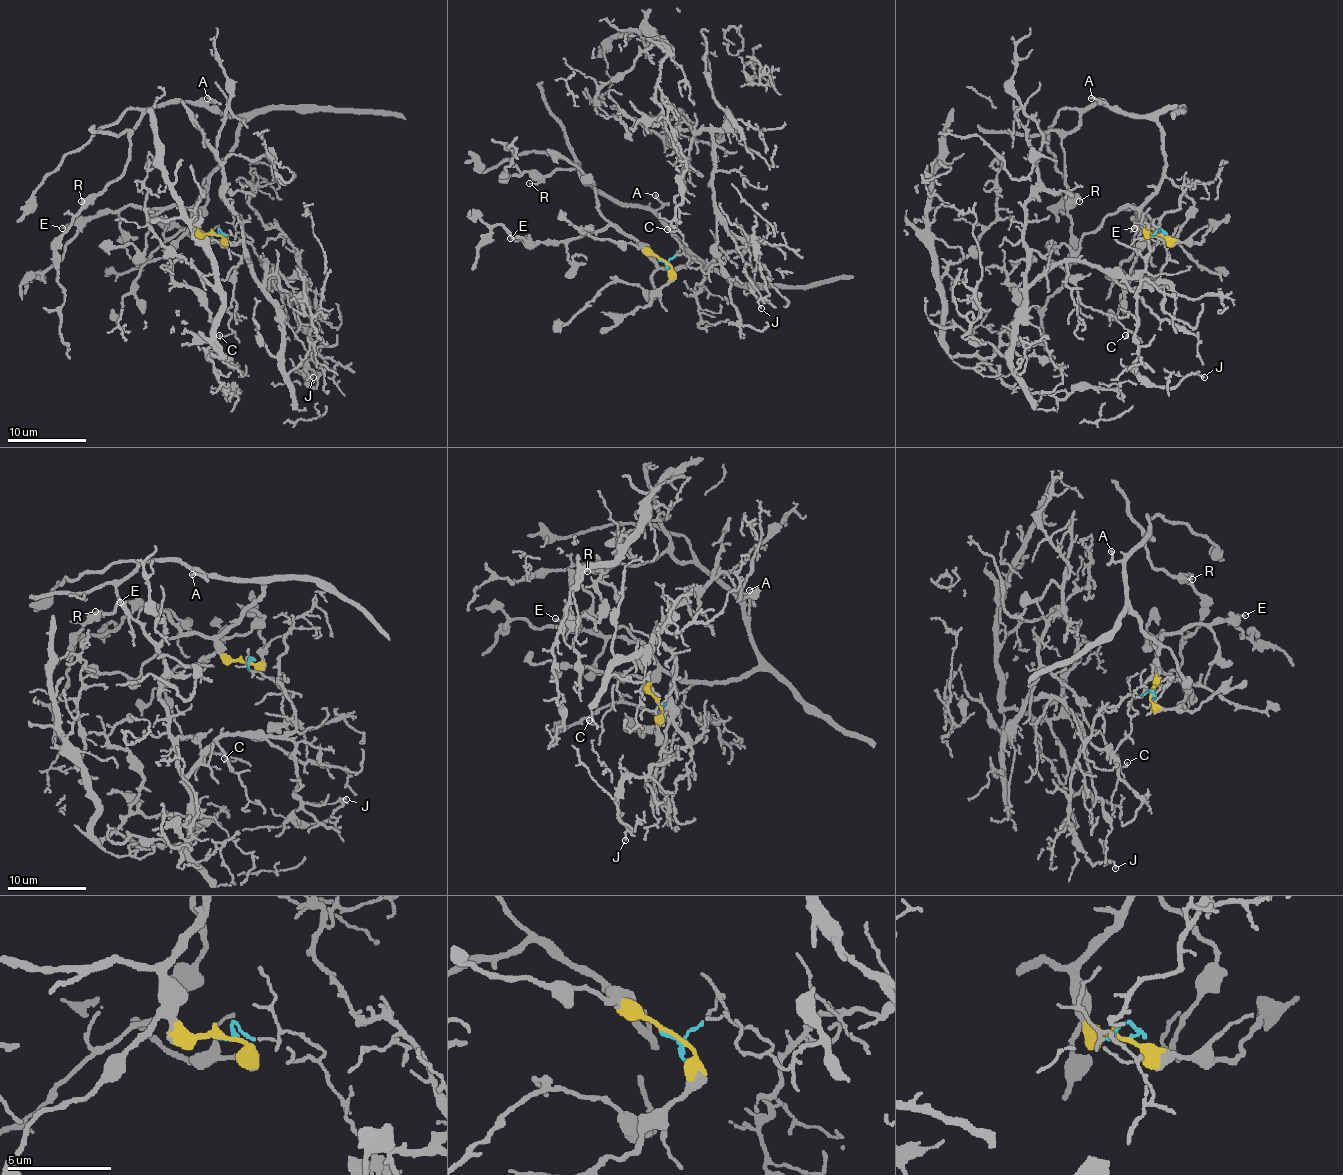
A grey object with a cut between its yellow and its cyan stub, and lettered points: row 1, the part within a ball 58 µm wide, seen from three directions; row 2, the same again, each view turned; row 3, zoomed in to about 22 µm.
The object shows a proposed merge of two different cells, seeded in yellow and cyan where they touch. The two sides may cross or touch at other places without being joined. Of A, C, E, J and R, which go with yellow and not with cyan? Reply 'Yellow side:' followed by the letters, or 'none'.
Yellow side: A, E, R

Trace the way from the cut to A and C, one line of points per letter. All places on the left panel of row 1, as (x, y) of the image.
A: (214, 233), (199, 229), (193, 204), (236, 141), (242, 119), (214, 112), (208, 104), (214, 102), (206, 98)
C: (214, 235), (244, 233), (271, 280), (265, 261), (261, 284), (246, 251), (226, 310), (232, 331), (218, 335)

